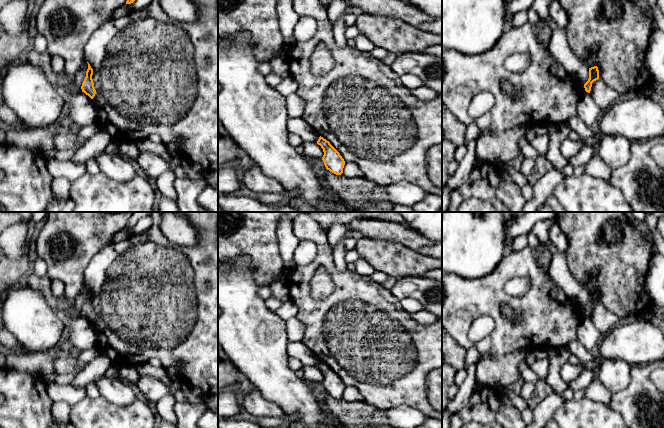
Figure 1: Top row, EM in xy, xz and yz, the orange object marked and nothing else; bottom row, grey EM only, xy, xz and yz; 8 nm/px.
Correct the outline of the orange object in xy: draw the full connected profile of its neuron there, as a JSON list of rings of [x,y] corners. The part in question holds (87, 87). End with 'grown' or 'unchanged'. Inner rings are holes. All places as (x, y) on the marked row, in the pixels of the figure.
[[[88,63],[86,77],[82,83],[81,89],[82,89],[82,92],[84,92],[86,95],[88,95],[91,99],[93,99],[96,94],[92,75],[93,75],[93,69],[91,68],[90,64]]]; unchanged

